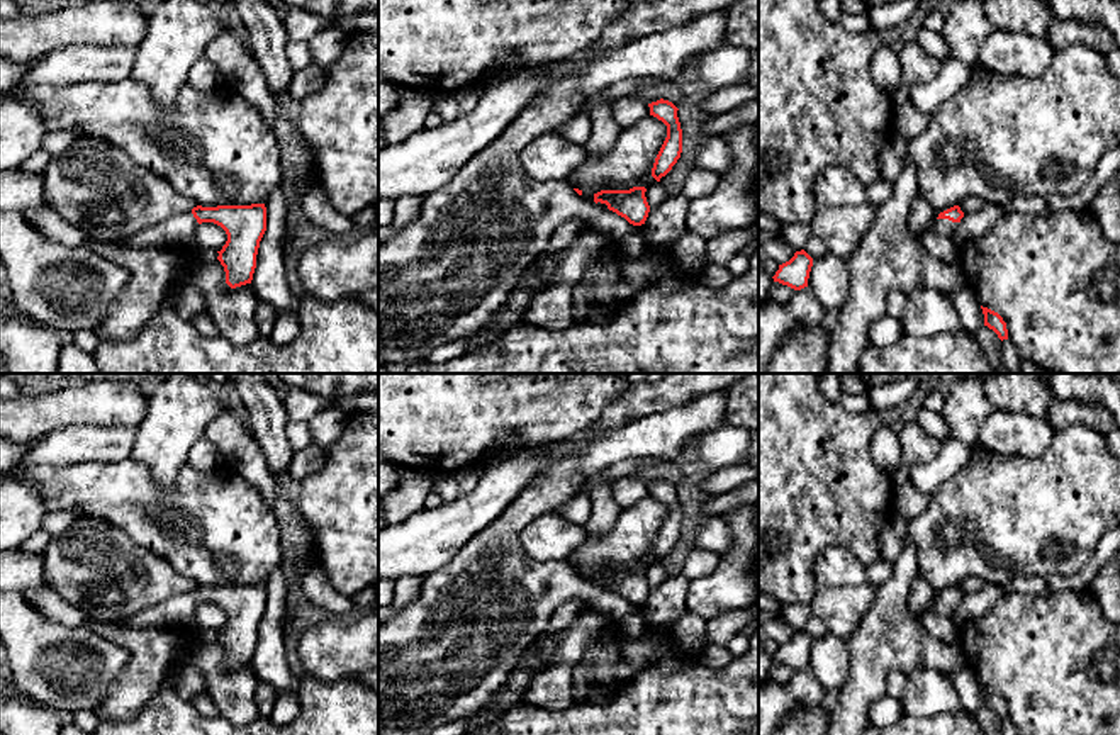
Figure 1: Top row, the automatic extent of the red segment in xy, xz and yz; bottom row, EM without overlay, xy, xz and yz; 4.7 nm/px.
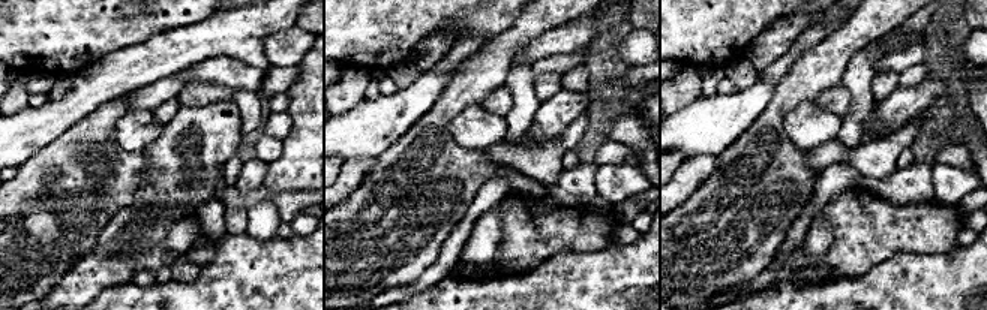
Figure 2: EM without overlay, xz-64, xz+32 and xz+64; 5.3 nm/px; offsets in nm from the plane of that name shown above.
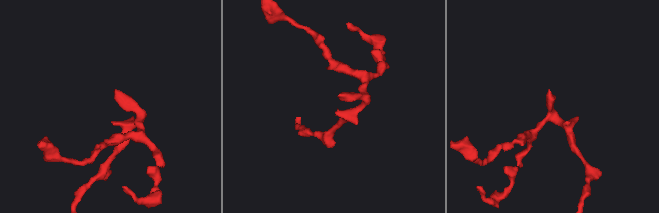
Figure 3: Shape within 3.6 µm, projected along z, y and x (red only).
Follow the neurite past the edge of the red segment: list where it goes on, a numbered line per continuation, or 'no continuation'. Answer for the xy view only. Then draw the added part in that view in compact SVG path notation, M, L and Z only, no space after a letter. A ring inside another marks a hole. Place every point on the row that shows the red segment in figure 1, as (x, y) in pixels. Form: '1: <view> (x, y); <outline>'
1: xy (179, 231); M192 210L175 214L165 221L139 231L137 234L119 241L122 246L160 244L170 248L190 248L195 239L199 222Z

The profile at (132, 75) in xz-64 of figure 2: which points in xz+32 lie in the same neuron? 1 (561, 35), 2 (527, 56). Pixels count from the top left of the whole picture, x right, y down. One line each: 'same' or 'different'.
1: same
2: same

